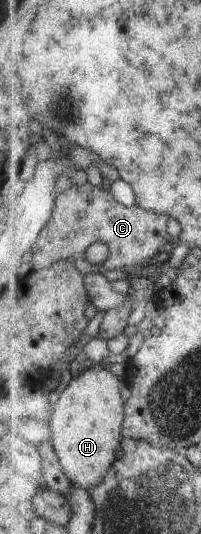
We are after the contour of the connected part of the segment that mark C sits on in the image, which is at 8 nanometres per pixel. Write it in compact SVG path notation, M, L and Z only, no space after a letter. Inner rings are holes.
M87 182L85 186L72 187L58 195L53 215L41 221L40 232L20 248L19 262L24 268L43 270L61 261L71 261L83 275L107 275L113 273L114 269L124 269L129 276L146 273L157 265L157 257L161 257L162 250L171 249L175 245L173 240L170 245L167 242L170 222L169 215L144 209L139 203L134 207L123 206L111 190L104 190ZM61 239L65 243L63 253ZM97 241L110 247L110 257L103 265L93 265L89 261L89 249L93 249Z

